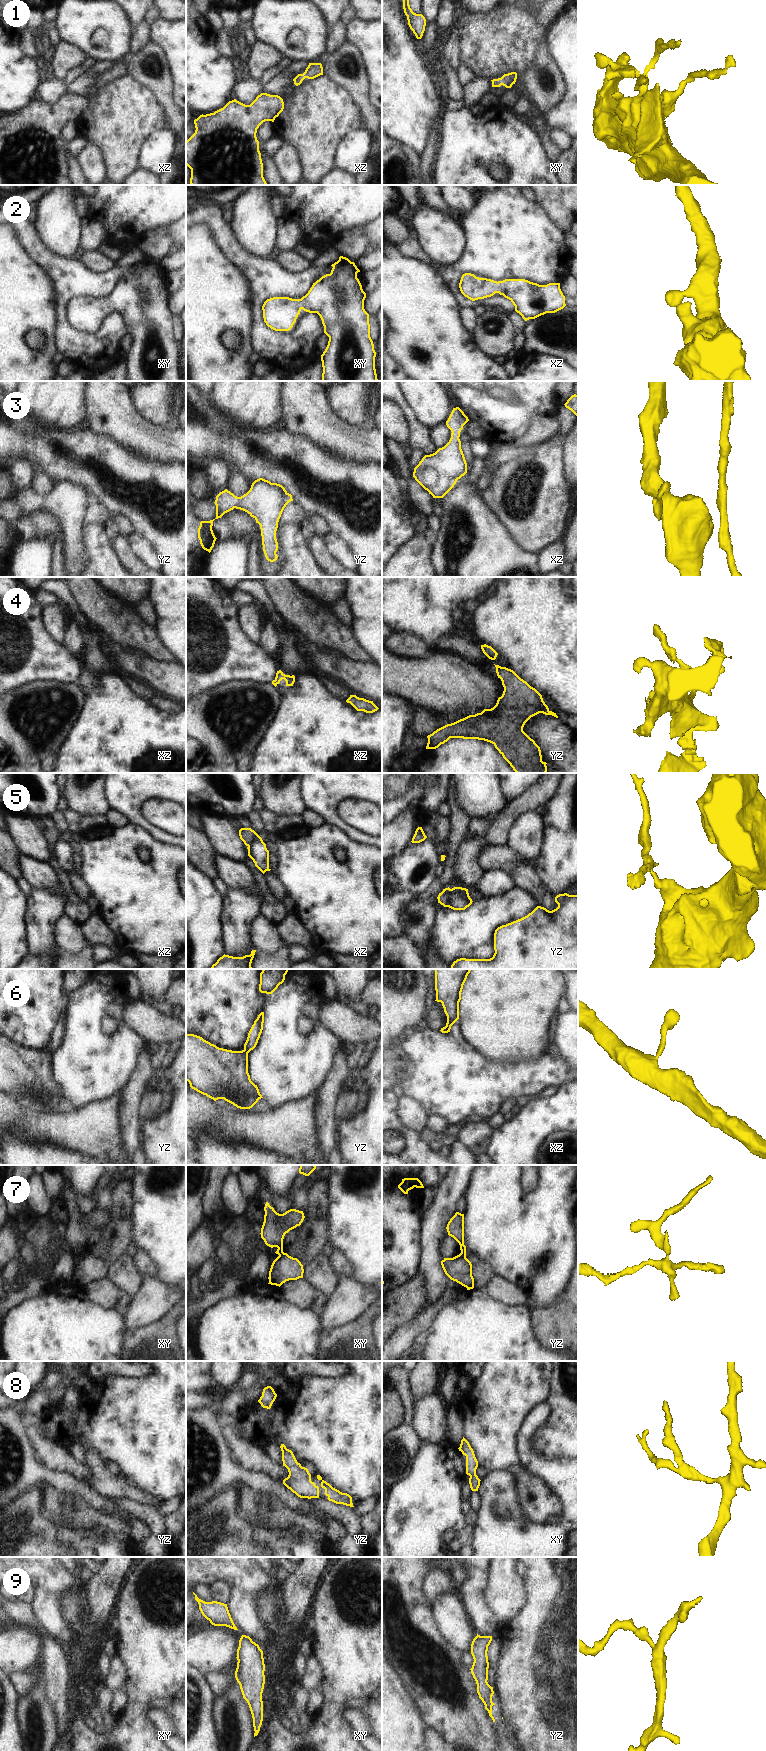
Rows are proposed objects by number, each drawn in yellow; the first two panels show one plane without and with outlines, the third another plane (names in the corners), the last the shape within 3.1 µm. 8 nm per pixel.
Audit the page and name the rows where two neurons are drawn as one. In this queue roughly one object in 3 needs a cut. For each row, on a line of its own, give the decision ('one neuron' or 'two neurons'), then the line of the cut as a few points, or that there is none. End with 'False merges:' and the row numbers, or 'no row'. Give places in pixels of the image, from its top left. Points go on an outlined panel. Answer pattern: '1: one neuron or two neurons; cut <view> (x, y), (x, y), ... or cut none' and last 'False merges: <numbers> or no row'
1: one neuron; cut none
2: one neuron; cut none
3: one neuron; cut none
4: one neuron; cut none
5: two neurons; cut yz (451, 889), (447, 906)
6: one neuron; cut none
7: two neurons; cut yz (461, 1252), (465, 1257)
8: one neuron; cut none
9: one neuron; cut none
False merges: 5, 7

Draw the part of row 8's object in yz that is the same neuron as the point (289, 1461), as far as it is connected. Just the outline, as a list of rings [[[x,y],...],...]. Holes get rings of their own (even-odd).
[[[281,1444],[280,1448],[283,1466],[289,1472],[288,1477],[283,1480],[283,1484],[300,1498],[319,1498],[319,1487],[311,1481],[308,1469],[297,1462],[293,1452],[284,1444]]]

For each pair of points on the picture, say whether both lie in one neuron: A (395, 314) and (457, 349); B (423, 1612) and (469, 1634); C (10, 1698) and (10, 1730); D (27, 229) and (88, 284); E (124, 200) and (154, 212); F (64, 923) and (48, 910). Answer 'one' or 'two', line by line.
A: one
B: two
C: one
D: one
E: one
F: two

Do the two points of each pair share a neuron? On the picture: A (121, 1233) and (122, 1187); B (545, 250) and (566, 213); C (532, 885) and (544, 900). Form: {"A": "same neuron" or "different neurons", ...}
{"A": "same neuron", "B": "different neurons", "C": "same neuron"}

